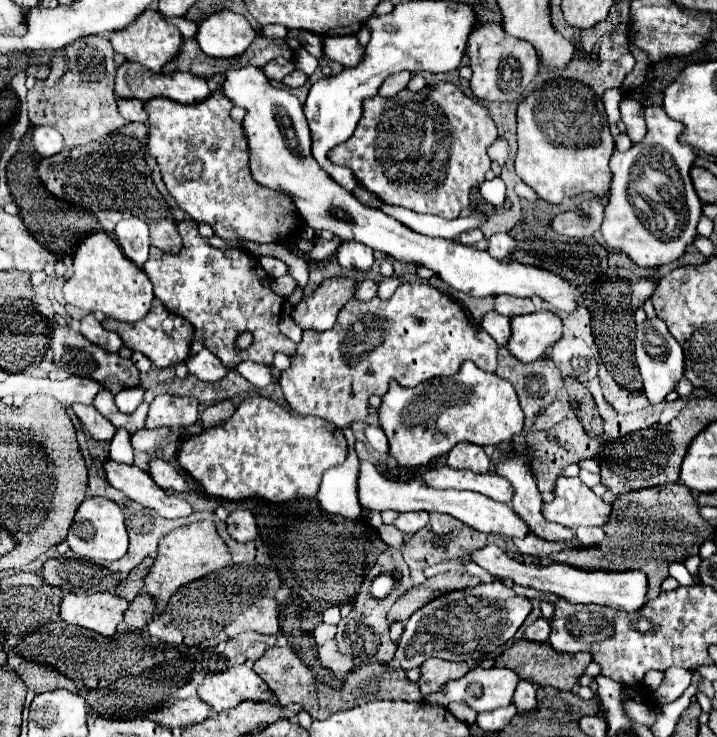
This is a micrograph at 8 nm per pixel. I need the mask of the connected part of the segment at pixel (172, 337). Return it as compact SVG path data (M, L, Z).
M157 300L153 302L151 310L147 312L147 316L143 320L127 324L127 322L117 322L113 318L105 318L103 328L117 332L127 348L145 354L157 368L167 368L167 366L185 362L185 358L191 354L189 346L193 342L193 332L195 332L195 328L187 320L167 312L167 308L163 304L159 304Z

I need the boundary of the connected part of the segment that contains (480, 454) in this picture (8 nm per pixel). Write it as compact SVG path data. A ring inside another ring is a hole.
M461 442L447 454L447 466L467 468L471 472L485 474L485 472L489 472L491 460L489 460L485 448L479 448L479 446L469 444L469 442Z

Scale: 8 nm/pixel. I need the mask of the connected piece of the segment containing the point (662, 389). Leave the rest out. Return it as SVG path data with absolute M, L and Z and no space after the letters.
M657 316L647 318L643 324L637 326L635 346L635 360L643 378L645 396L651 404L657 404L665 400L665 396L675 388L675 384L683 376L683 348L679 348L679 342L667 330L667 324Z

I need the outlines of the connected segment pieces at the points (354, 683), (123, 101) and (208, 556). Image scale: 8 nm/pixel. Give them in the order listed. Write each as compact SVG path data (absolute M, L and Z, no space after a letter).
M291 646L267 648L265 654L255 662L253 670L267 682L267 686L273 690L273 694L277 696L277 702L281 706L287 706L287 704L295 702L305 712L309 712L313 720L323 720L323 718L327 718L335 712L351 710L355 706L361 706L361 704L367 704L367 702L373 702L373 700L383 700L383 698L407 700L407 702L421 702L423 700L423 694L419 692L419 686L413 684L407 678L403 668L391 670L387 664L379 664L379 662L363 664L363 666L355 668L353 672L349 672L347 680L345 680L345 686L341 690L329 688L329 686L321 684L311 674L311 670L301 662L301 658L293 652Z
M117 98L117 108L119 114L127 120L127 122L147 122L147 114L145 108L139 100L127 100L127 98Z
M201 520L201 522L187 524L187 526L181 526L181 528L175 528L173 532L169 532L165 538L161 538L155 564L151 566L149 574L145 576L145 592L151 594L159 604L155 614L163 612L167 600L179 586L183 586L191 580L197 580L199 576L205 576L209 572L217 572L223 566L227 566L229 562L231 562L231 552L227 548L227 544L223 542L223 538L217 534L215 522Z

